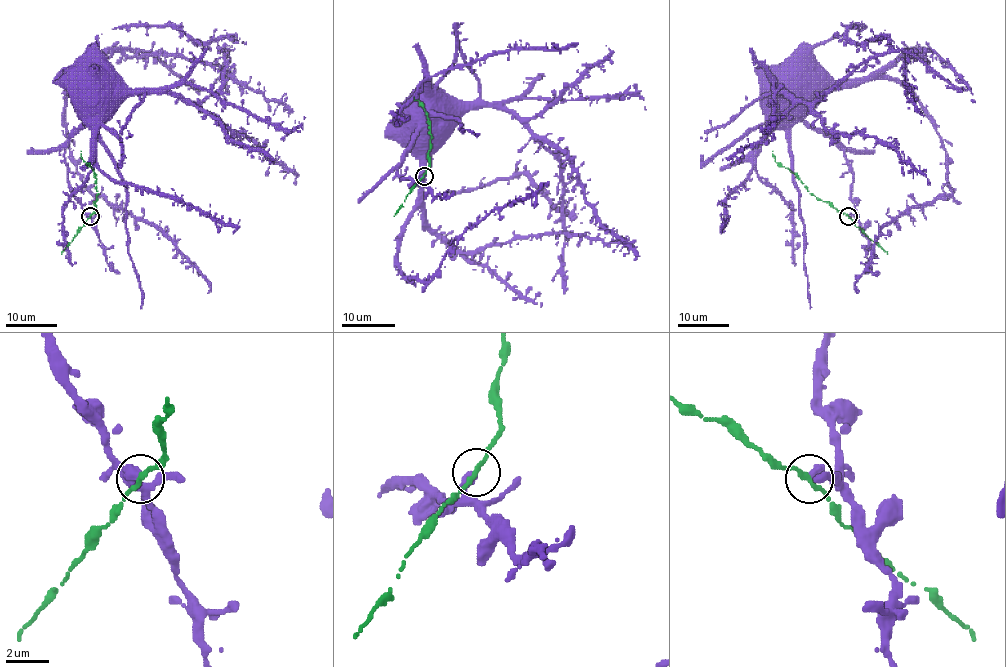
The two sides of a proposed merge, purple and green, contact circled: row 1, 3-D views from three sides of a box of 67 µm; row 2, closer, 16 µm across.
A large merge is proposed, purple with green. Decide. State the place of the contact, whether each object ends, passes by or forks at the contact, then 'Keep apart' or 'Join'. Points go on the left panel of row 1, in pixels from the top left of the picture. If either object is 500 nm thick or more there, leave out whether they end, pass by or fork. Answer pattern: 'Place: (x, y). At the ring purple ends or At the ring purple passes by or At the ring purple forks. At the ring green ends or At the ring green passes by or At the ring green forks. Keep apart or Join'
Place: (90, 216). Join

